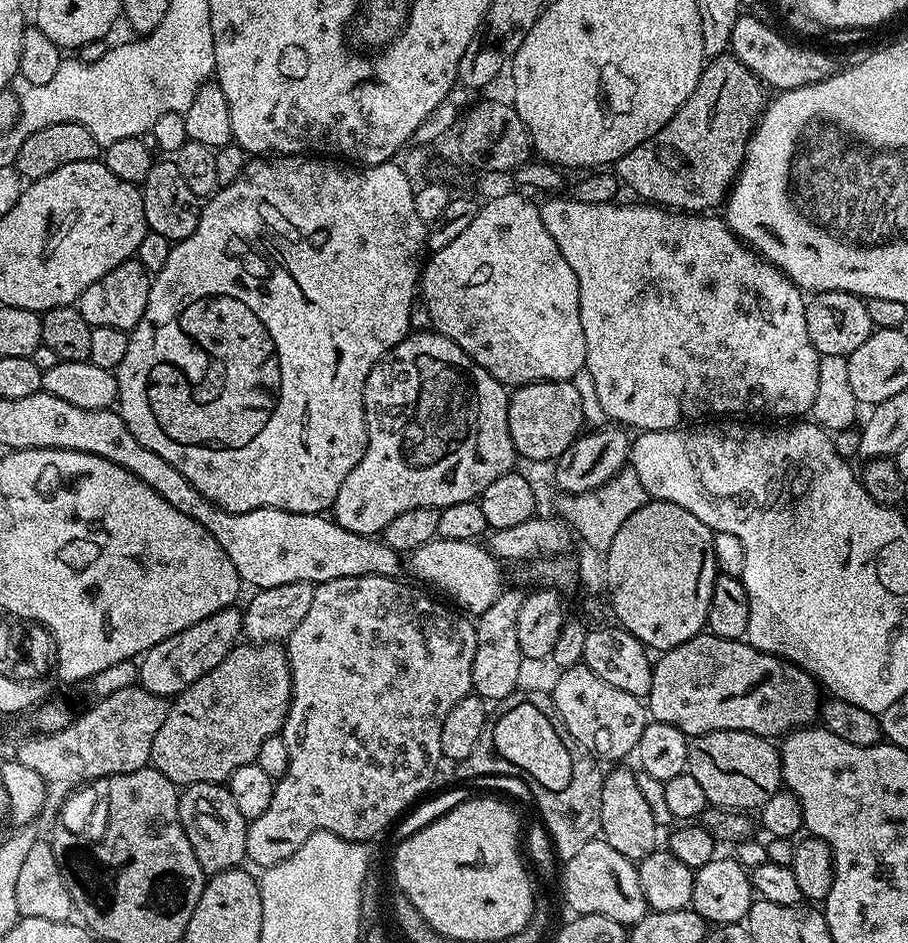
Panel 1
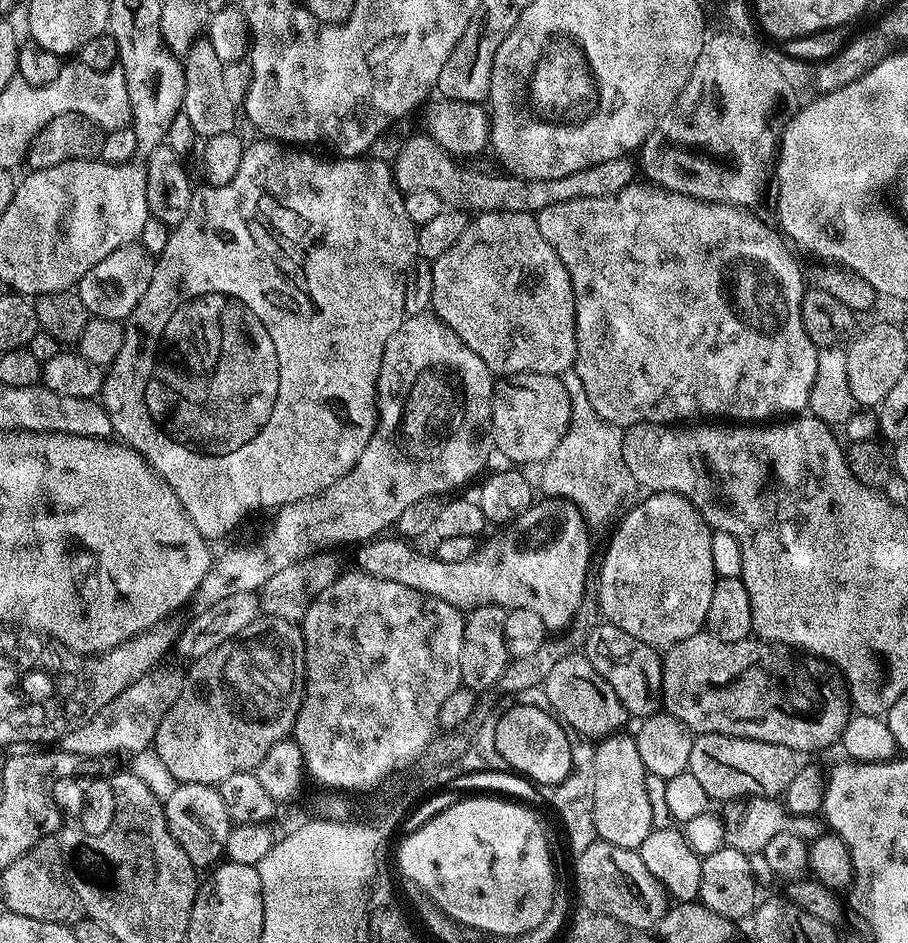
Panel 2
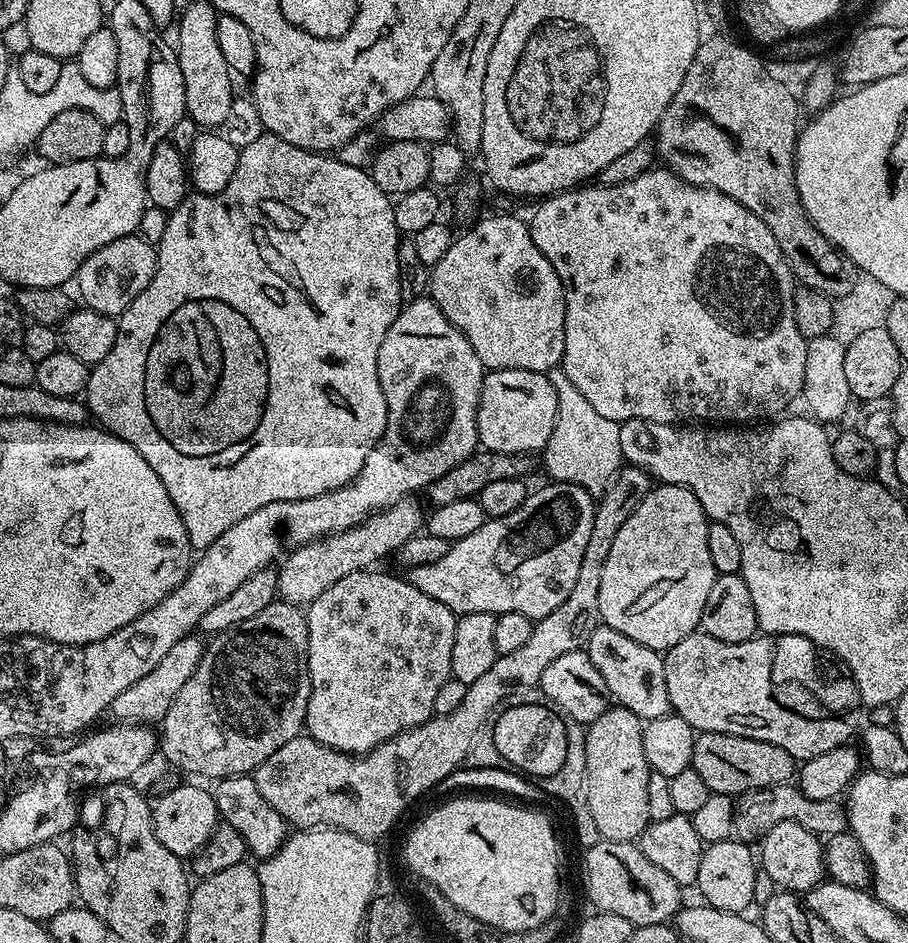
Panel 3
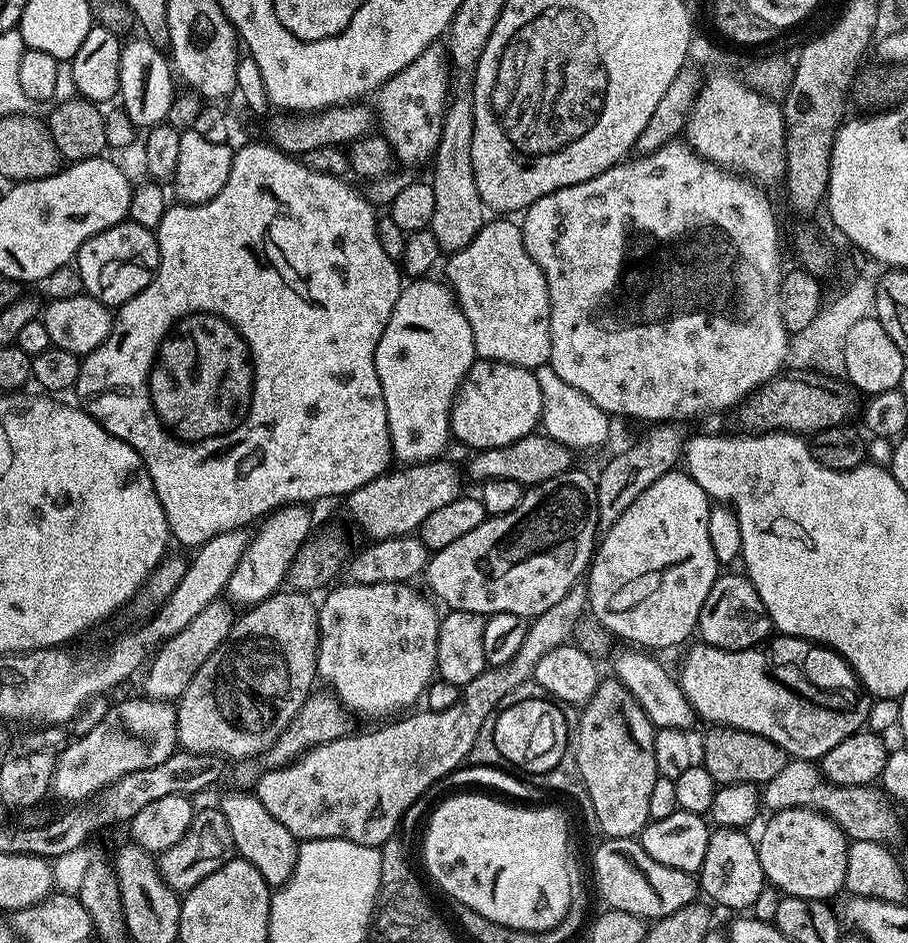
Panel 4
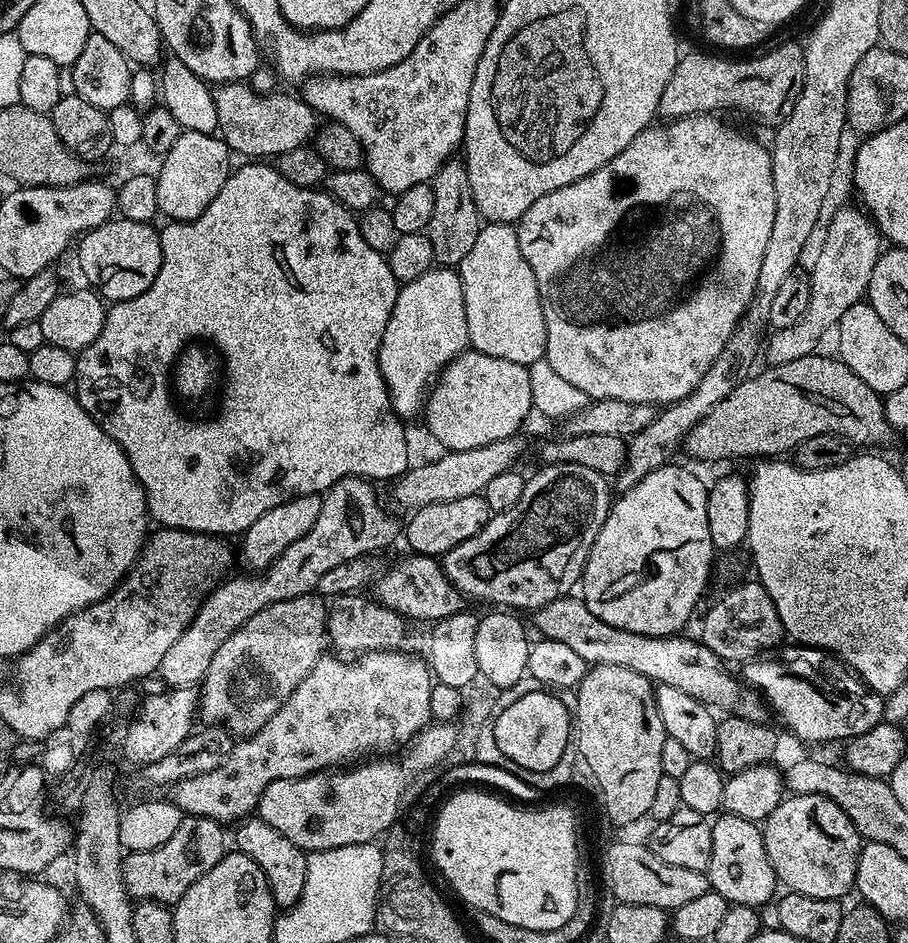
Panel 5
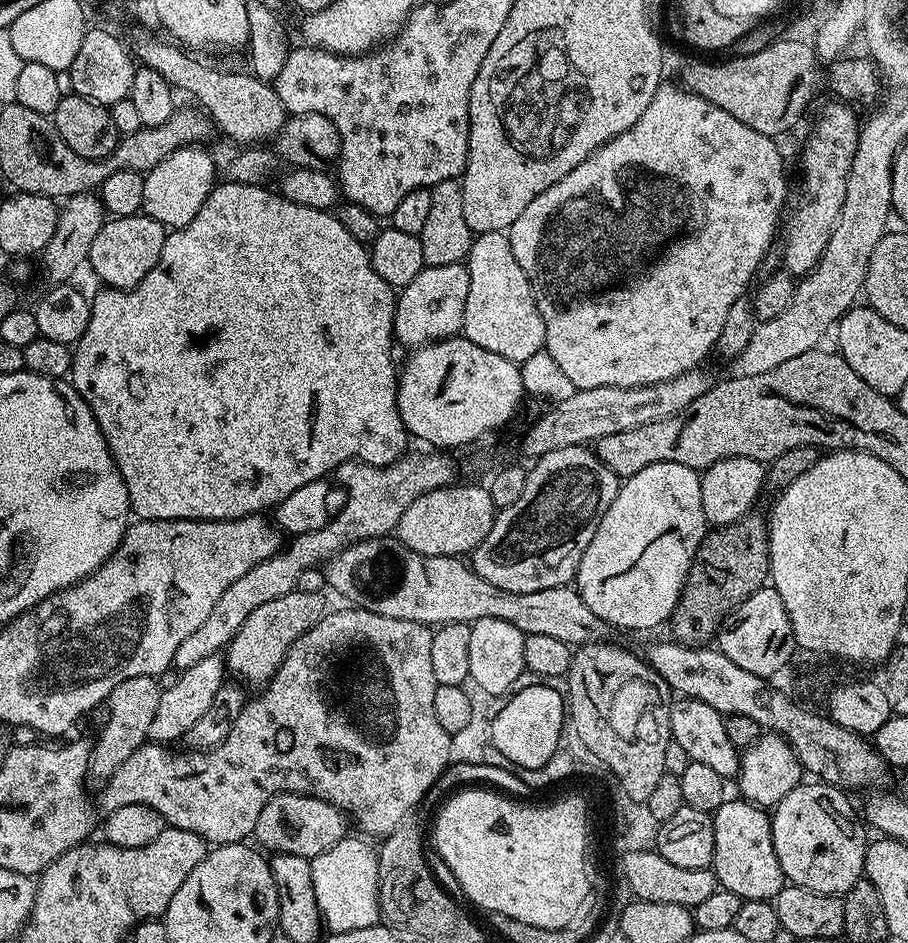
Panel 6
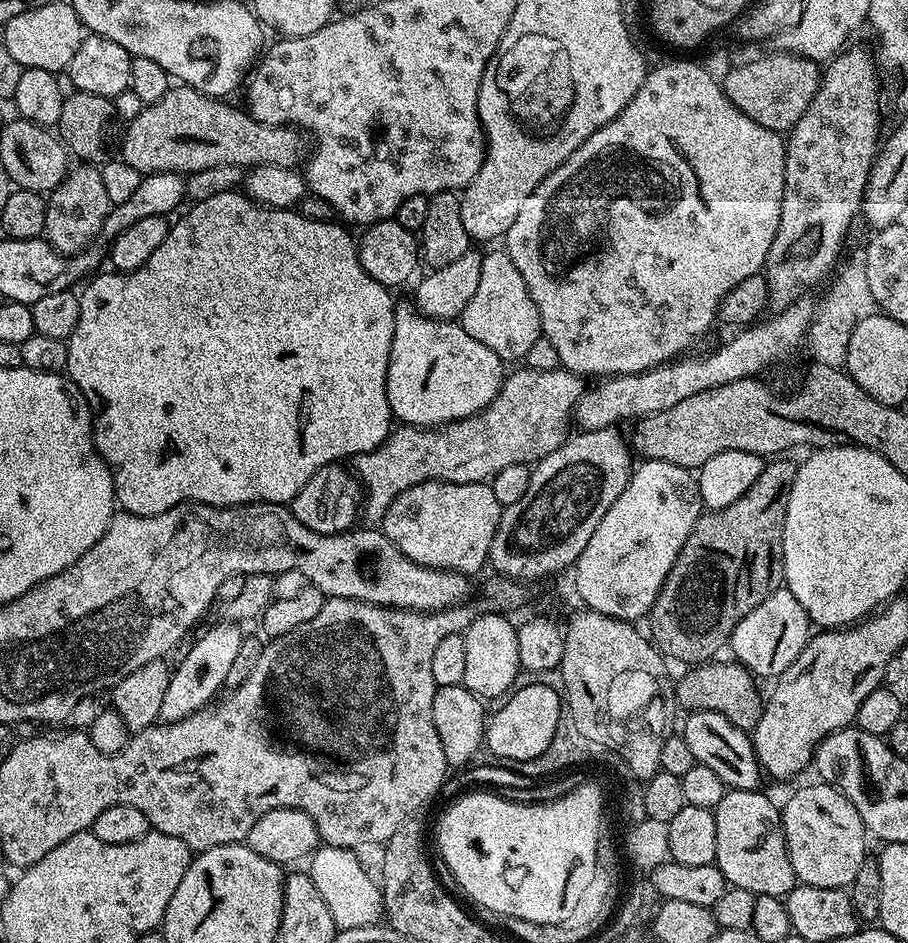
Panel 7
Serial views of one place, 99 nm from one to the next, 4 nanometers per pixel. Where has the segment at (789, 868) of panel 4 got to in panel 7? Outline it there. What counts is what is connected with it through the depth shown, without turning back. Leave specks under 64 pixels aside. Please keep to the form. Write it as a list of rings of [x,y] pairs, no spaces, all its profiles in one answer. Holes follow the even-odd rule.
[[[815,783],[798,789],[782,804],[784,841],[790,866],[794,866],[794,874],[801,884],[847,889],[854,882],[854,874],[858,874],[858,866],[866,859],[864,823],[839,788]]]

